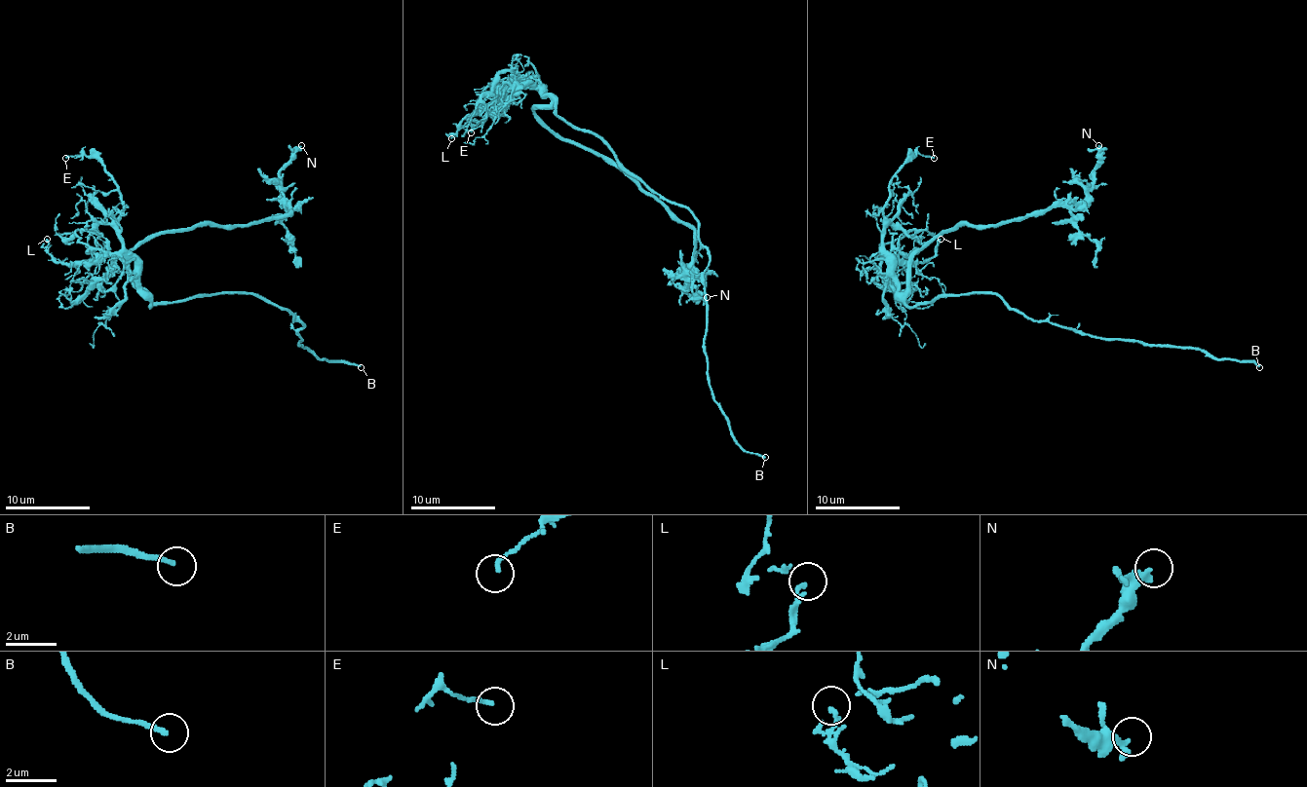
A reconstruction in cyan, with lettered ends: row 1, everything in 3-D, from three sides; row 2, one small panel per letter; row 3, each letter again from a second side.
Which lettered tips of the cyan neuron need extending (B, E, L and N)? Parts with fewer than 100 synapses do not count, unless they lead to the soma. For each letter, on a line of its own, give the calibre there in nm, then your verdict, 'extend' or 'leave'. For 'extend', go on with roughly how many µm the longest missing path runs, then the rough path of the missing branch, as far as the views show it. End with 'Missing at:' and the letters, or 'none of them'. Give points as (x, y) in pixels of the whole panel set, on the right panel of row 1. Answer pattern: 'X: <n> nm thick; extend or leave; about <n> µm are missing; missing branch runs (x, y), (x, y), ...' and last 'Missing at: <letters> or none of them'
B: 180 nm thick; extend; about 15 µm are missing
E: 140 nm thick; leave
L: 160 nm thick; leave
N: 240 nm thick; leave
Missing at: B

